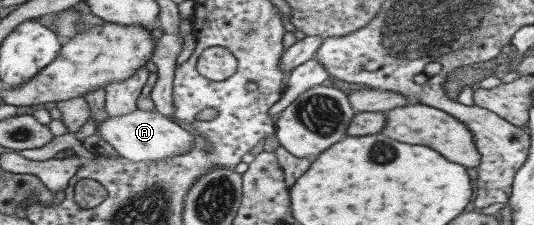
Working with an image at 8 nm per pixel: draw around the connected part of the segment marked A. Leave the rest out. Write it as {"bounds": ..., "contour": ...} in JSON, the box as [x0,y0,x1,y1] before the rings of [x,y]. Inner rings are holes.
{"bounds":[96,110,195,161],"contour":[[[140,110],[109,116],[102,124],[96,126],[96,133],[102,136],[120,156],[128,161],[164,161],[171,156],[185,154],[195,146],[195,136],[183,126],[162,116],[156,110]]]}

